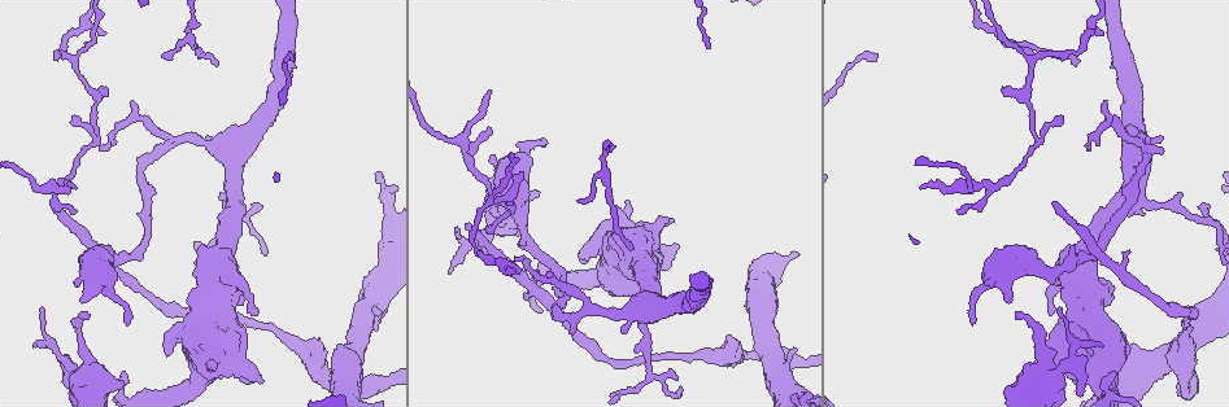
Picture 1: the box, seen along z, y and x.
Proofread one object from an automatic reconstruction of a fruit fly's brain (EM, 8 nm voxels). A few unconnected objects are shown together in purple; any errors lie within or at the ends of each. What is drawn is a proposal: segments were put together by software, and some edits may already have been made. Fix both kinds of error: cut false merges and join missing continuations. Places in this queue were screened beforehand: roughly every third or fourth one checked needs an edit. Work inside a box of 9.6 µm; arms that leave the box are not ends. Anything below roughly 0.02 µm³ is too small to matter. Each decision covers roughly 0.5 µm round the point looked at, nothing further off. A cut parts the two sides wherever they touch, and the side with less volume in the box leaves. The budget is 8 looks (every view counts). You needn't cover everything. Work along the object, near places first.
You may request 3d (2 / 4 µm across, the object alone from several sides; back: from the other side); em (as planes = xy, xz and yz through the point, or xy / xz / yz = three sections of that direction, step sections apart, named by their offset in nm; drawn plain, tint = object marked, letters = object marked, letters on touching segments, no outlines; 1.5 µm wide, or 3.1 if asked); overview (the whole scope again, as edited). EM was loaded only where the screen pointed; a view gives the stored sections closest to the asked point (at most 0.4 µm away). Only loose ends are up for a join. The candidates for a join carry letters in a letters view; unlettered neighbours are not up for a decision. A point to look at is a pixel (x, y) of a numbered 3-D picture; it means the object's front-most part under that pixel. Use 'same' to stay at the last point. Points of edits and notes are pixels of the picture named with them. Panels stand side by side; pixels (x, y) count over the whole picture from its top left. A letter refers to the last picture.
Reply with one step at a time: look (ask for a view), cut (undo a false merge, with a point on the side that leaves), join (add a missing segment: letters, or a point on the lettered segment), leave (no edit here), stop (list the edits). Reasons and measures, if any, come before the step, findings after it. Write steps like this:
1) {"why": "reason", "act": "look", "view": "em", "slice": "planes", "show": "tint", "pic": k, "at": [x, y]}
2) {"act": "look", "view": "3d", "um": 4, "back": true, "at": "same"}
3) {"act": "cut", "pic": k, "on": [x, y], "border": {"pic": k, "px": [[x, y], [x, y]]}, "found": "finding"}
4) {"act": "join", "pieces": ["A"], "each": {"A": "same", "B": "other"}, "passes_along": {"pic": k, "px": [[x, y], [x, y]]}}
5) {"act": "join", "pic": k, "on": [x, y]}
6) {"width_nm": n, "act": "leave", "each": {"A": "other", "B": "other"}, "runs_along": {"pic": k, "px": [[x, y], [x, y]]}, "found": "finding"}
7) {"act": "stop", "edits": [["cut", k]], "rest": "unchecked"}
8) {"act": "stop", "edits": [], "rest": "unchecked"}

{"why": "tapers out", "act": "look", "view": "em", "slice": "planes", "show": "letters", "pic": 1, "at": [1054, 203]}

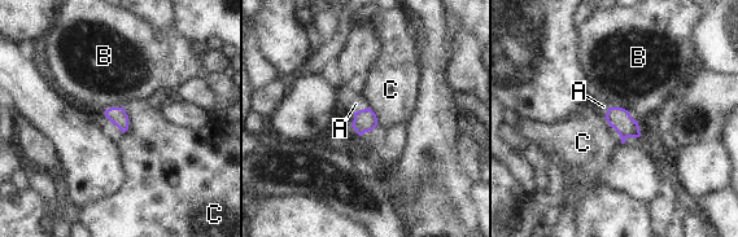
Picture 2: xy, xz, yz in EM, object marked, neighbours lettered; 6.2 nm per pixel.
{"width_nm": 110, "act": "join", "pieces": ["A"], "each": {"A": "same", "B": "other", "C": "other"}, "passes_along": {"pic": 2, "px": [[365, 121], [361, 110], [356, 104]]}, "found": "the cell continues"}

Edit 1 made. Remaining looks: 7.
{"why": "calibre changes", "act": "look", "view": "3d", "um": 4, "pic": 1, "at": [1080, 336]}

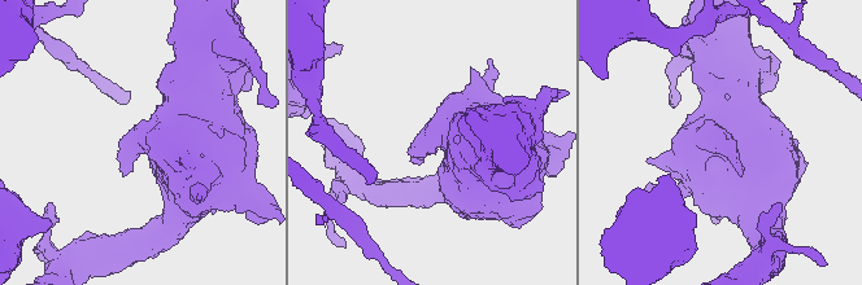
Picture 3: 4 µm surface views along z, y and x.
{"act": "look", "view": "em", "slice": "planes", "show": "letters", "pic": 3, "at": [720, 145]}

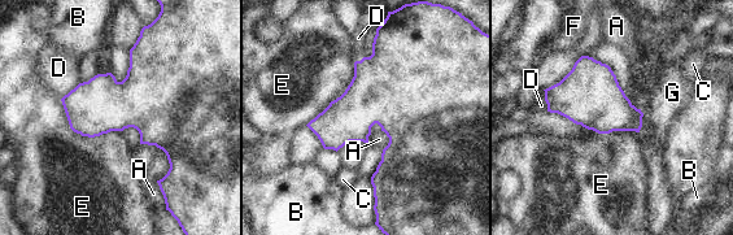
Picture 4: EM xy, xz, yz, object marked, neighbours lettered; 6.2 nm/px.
{"act": "leave", "each": {"A": "other", "B": "other", "C": "other", "D": "other", "E": "other", "F": "other", "G": "other"}, "border": {"pic": 4, "px": [[60, 99], [74, 131], [120, 131]]}, "found": "all the same cell"}

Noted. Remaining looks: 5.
{"why": "thick end", "act": "look", "view": "em", "slice": "xz", "step": 4, "show": "letters", "pic": 1, "at": [624, 332]}

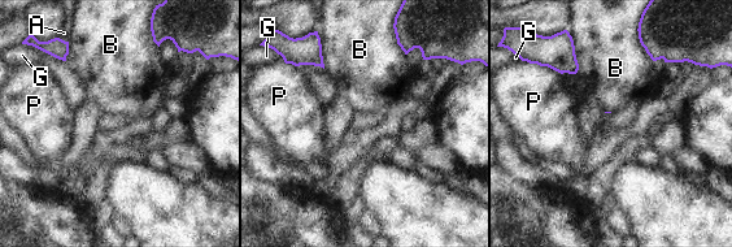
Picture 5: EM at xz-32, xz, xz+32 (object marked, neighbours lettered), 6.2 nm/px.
{"act": "look", "view": "em", "slice": "planes", "show": "letters", "at": "same"}

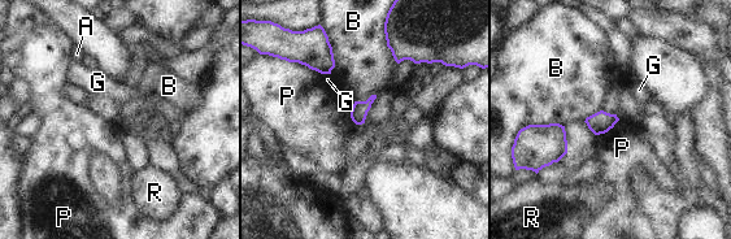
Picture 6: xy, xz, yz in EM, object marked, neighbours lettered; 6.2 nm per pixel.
{"act": "leave", "each": {"A": "other", "B": "other", "G": "other", "P": "other", "R": "other"}, "found": "no lettered segment goes on from it"}

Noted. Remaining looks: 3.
{"act": "stop", "edits": [["join", 2]], "rest": "unchecked"}

